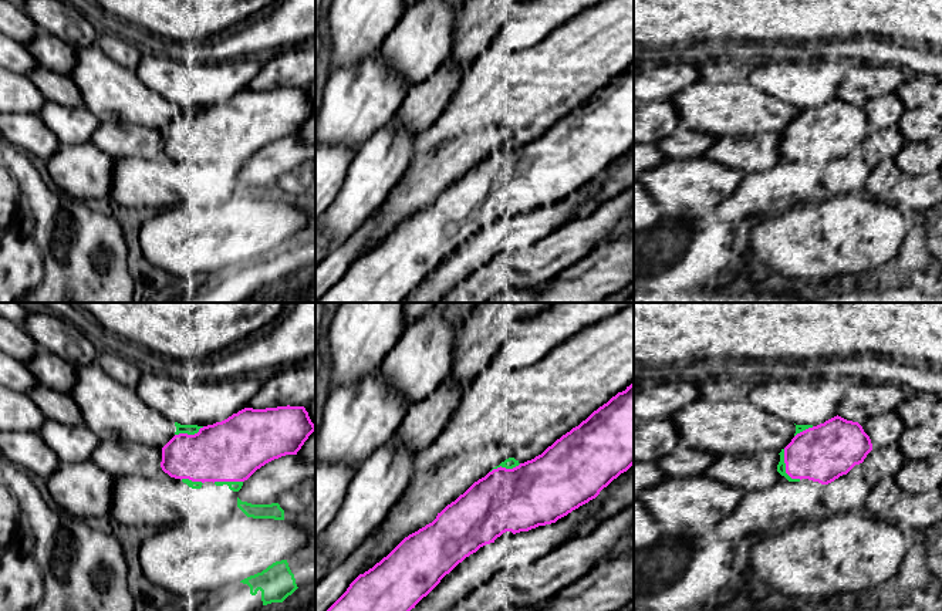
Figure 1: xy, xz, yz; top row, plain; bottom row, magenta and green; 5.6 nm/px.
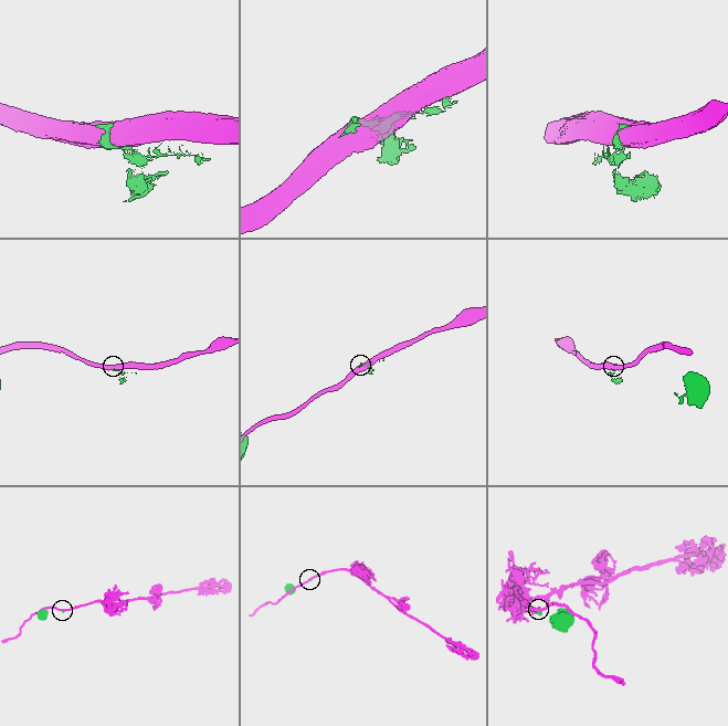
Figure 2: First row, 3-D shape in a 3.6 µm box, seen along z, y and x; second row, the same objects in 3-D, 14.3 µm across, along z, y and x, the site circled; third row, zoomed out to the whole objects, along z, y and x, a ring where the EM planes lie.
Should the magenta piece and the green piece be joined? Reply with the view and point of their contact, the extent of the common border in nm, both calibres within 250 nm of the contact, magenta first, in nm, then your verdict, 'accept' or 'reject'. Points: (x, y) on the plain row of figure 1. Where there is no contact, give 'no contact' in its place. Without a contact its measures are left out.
contact yz (786, 149); length 200 nm; calibres 320 and 50 nm; reject

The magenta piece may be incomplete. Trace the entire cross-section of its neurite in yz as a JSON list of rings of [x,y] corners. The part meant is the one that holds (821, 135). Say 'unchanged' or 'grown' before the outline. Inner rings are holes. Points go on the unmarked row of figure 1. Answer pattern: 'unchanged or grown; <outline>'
unchanged; [[[837,97],[791,121],[784,129],[786,155],[828,166],[862,145],[871,132],[862,108]]]

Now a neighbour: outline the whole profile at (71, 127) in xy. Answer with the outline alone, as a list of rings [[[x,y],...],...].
[[[53,101],[43,105],[38,117],[67,146],[91,142],[95,129],[101,125],[101,121],[84,107],[70,108]]]

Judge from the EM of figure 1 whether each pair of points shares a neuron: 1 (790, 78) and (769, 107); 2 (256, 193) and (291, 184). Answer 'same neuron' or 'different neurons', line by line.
1: different neurons
2: different neurons

